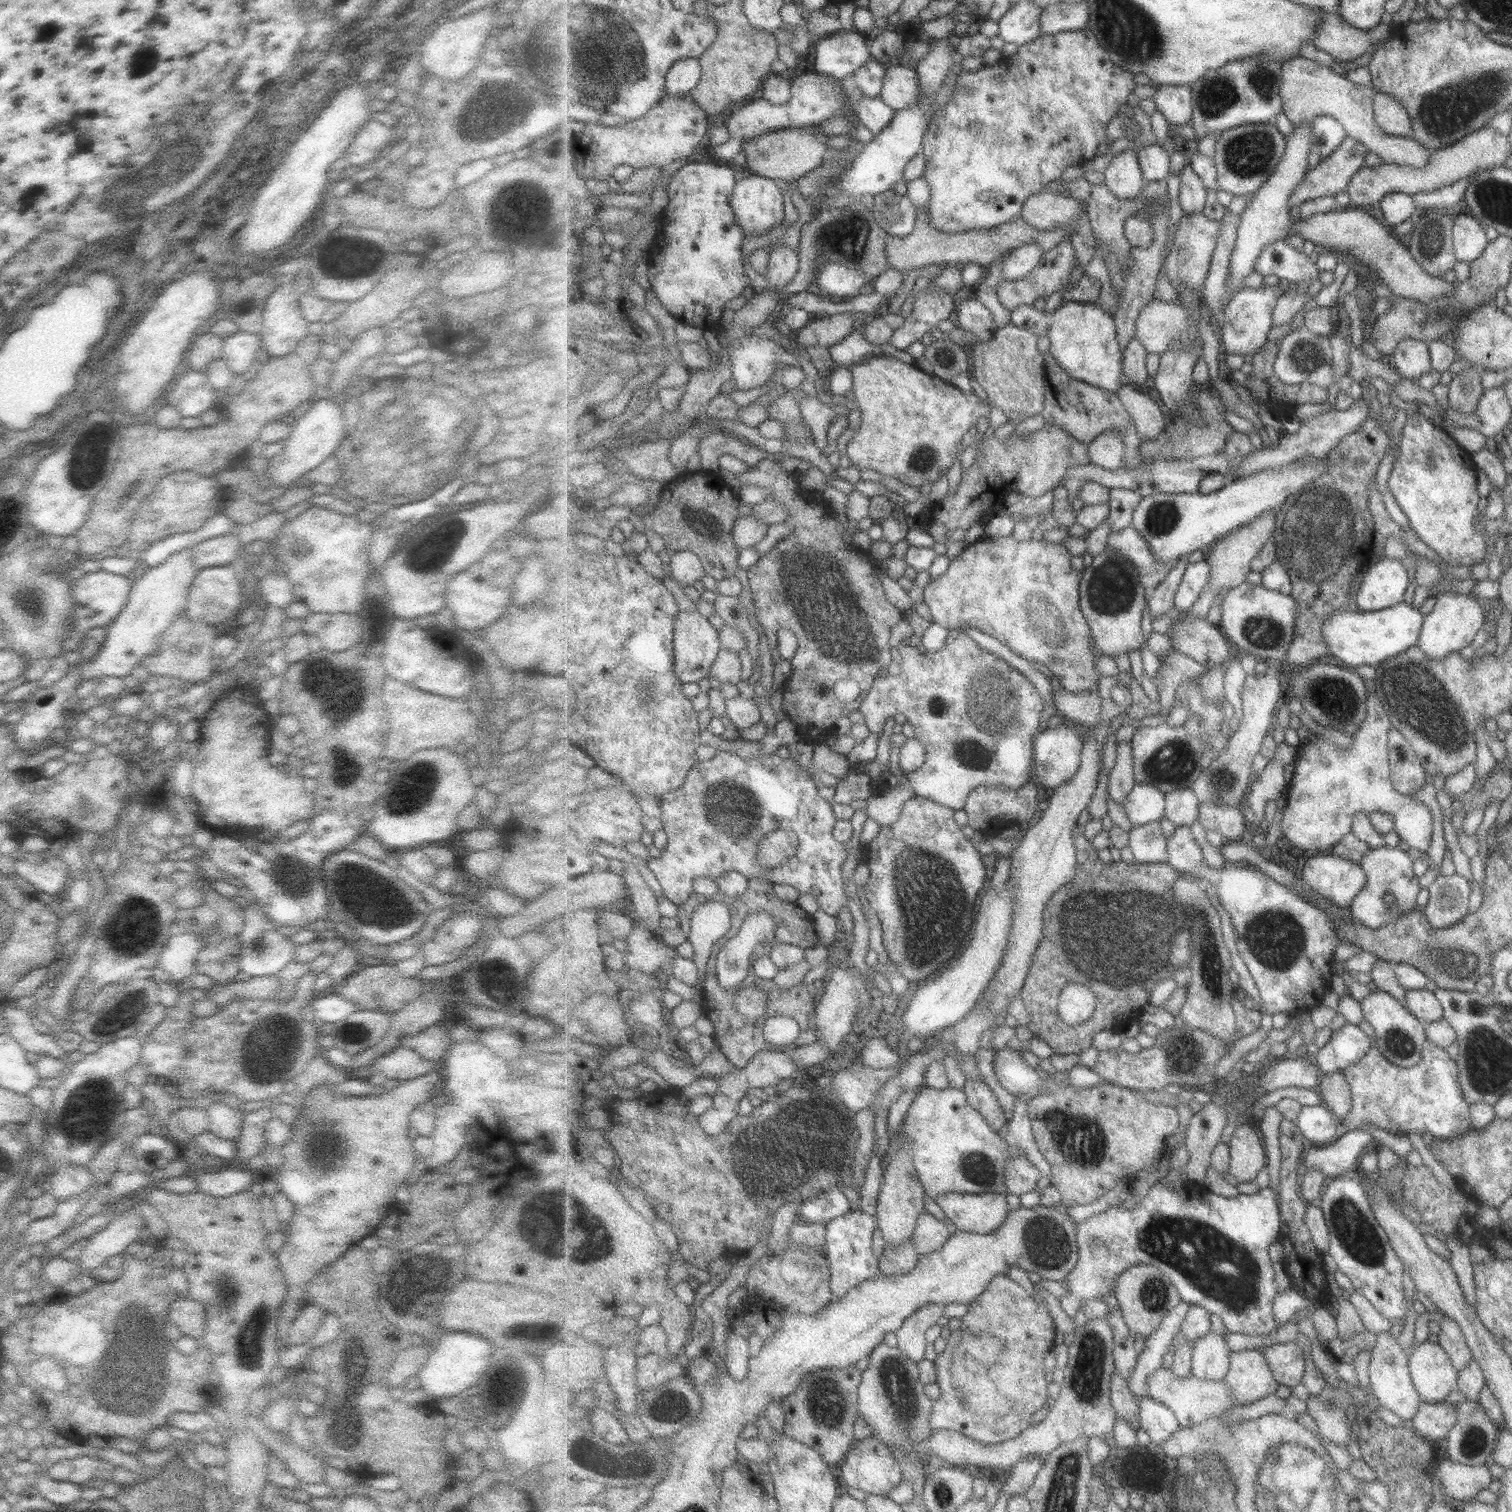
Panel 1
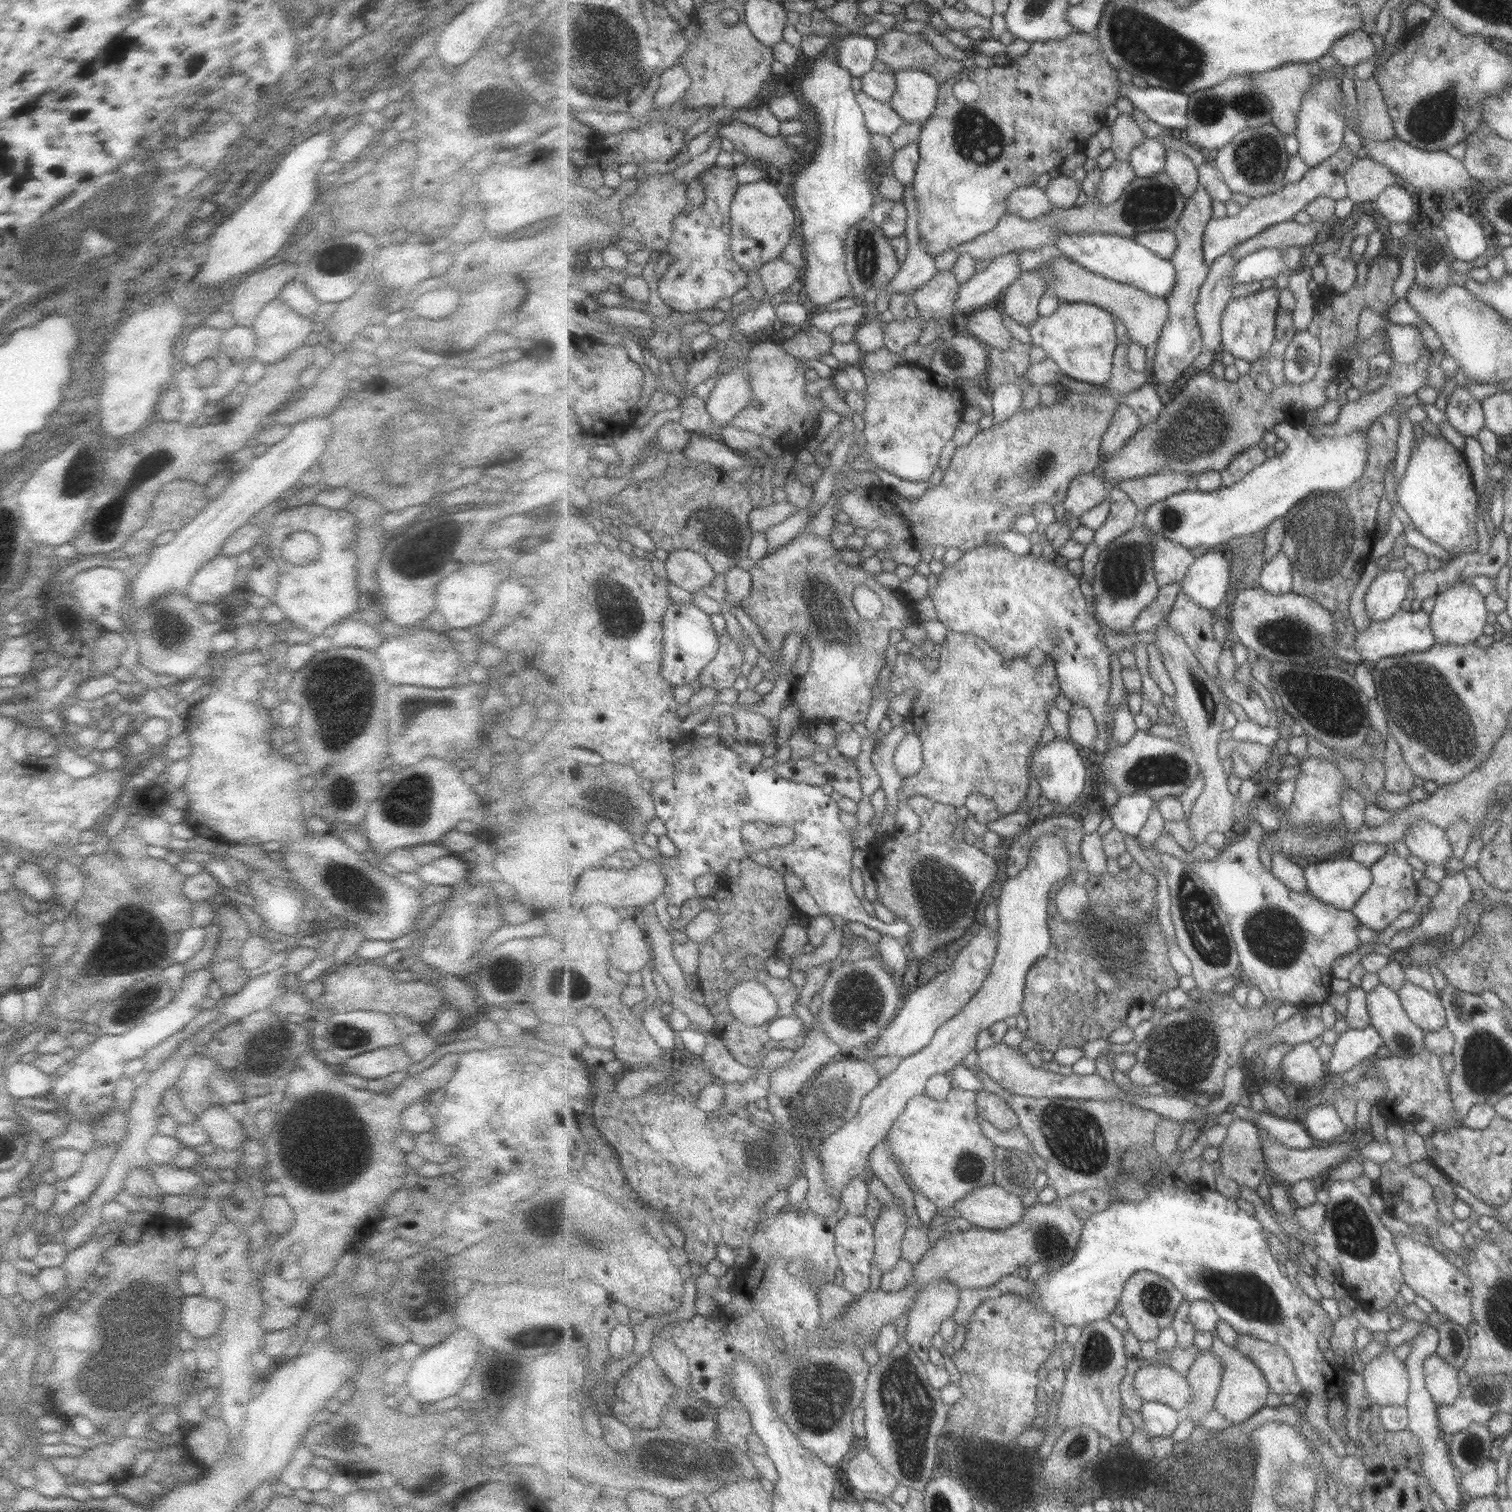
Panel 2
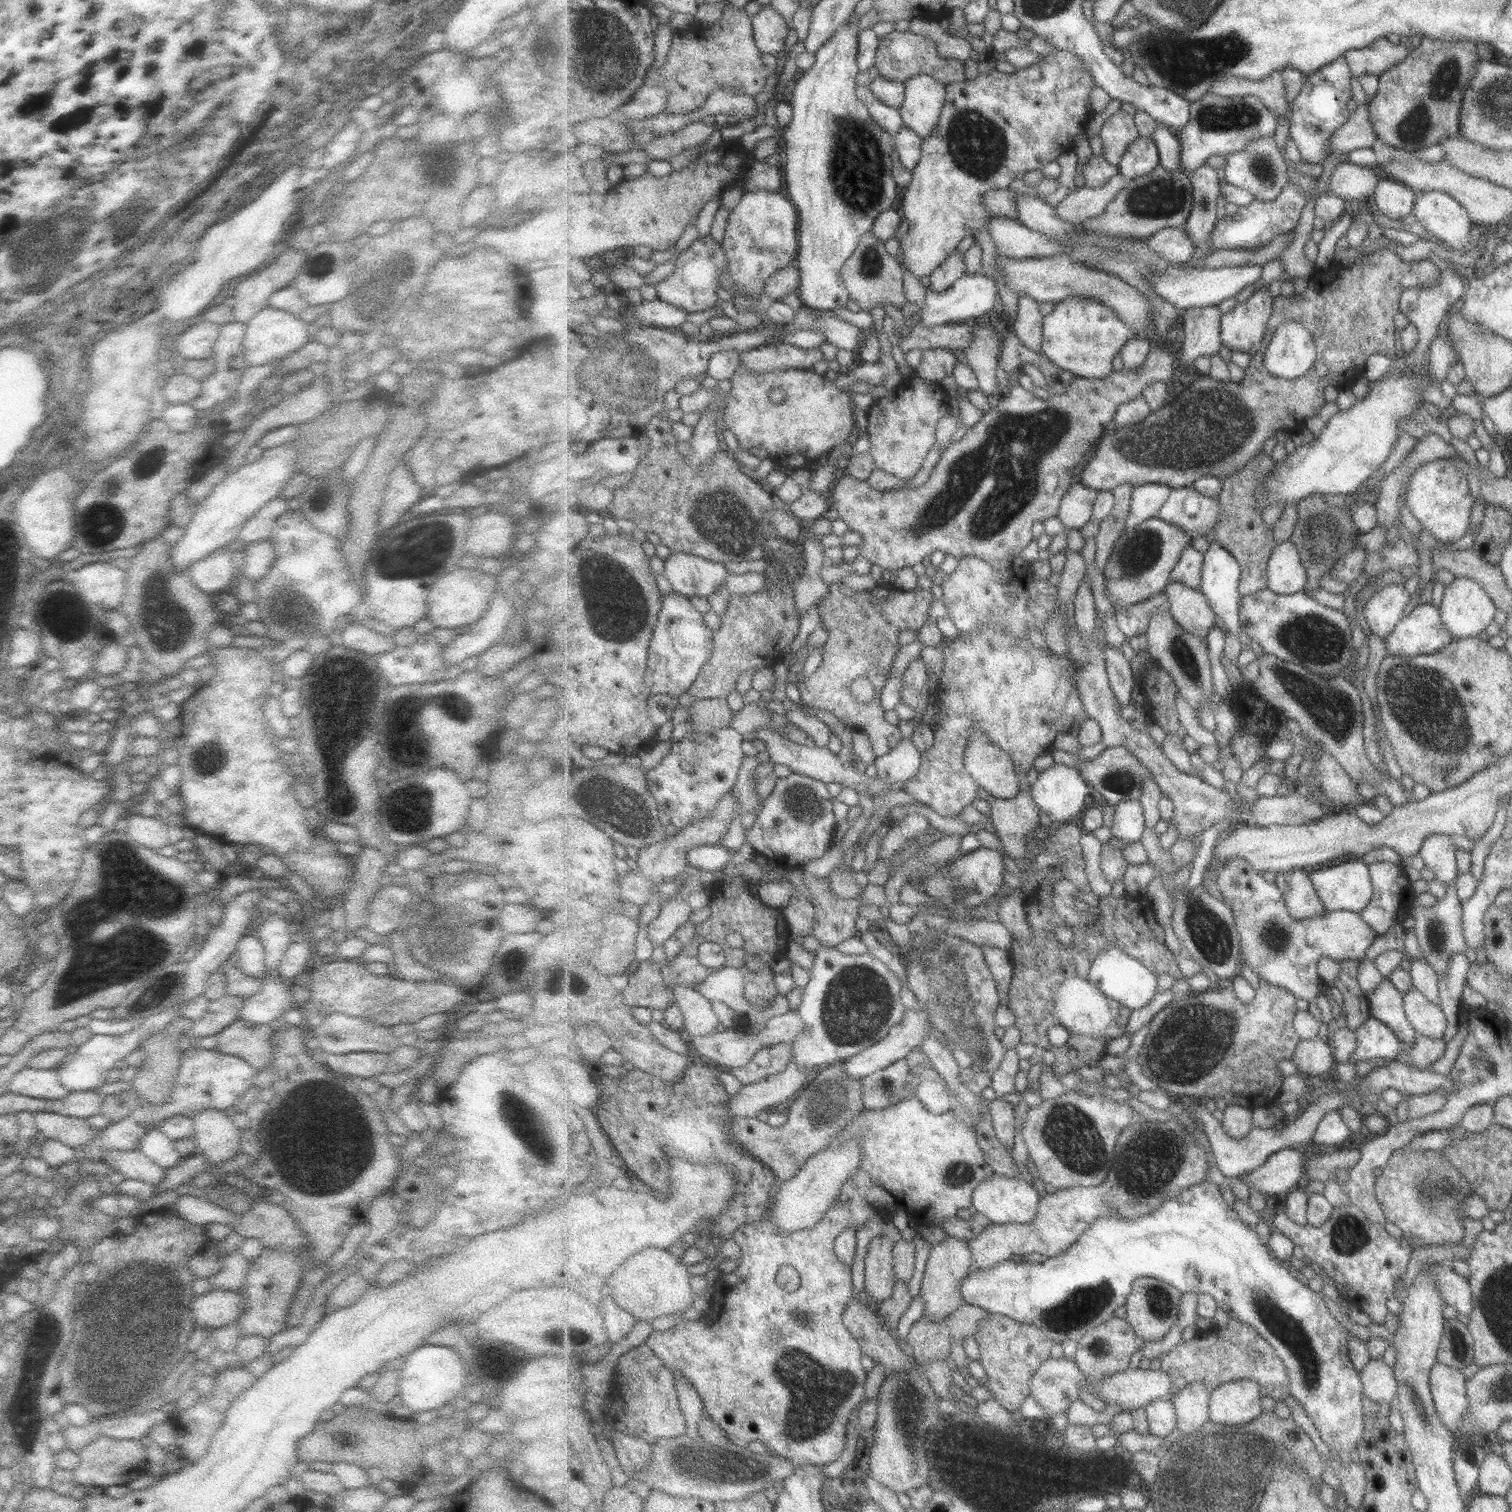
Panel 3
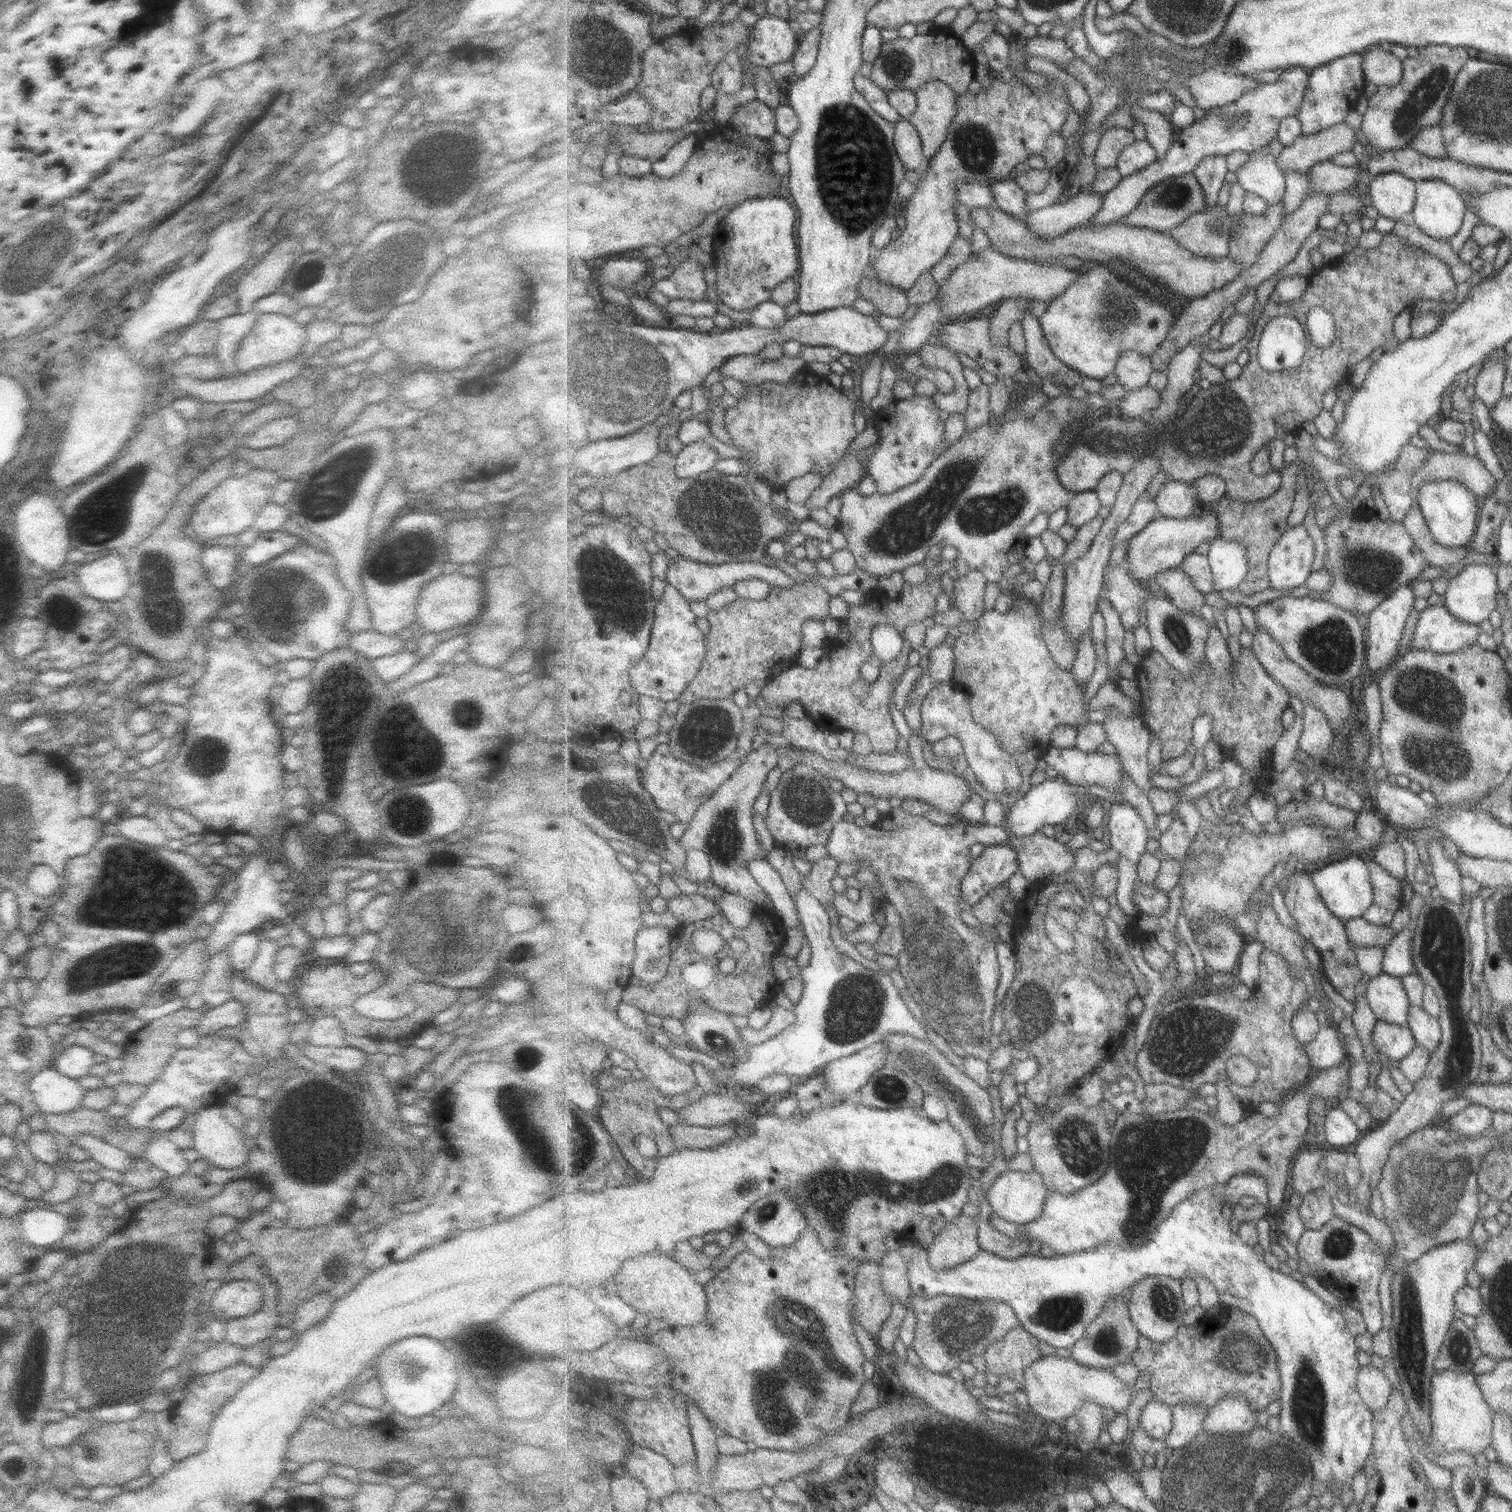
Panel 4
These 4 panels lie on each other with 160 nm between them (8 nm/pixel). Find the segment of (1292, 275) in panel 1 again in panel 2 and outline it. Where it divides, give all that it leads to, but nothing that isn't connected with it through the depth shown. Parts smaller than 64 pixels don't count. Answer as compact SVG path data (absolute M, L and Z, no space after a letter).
M1275 248L1260 249L1237 261L1232 272L1234 286L1261 282L1265 278L1274 279L1279 276L1279 272L1289 273L1285 267L1283 253Z

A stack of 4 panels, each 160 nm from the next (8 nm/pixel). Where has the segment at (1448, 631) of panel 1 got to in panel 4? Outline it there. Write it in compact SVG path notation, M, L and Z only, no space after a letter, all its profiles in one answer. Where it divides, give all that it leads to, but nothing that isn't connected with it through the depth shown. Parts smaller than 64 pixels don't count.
M1482 560L1465 565L1451 580L1444 594L1444 606L1459 620L1469 624L1479 624L1487 620L1491 610L1495 608L1497 586L1495 586L1495 568L1485 566Z

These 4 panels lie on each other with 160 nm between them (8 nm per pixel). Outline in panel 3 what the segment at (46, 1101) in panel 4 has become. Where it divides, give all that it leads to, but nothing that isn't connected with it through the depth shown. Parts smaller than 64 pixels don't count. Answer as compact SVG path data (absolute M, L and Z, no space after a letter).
M23 1068L11 1077L7 1091L44 1100L63 1099L69 1093L59 1082L57 1068L51 1070Z

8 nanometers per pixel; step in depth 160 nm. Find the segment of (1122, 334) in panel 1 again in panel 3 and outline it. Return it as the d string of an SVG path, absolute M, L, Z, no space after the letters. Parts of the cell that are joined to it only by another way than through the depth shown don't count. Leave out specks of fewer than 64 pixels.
M1162 343L1152 347L1147 360L1145 360L1143 366L1138 370L1127 370L1123 368L1119 372L1111 373L1104 379L1076 377L1064 394L1051 394L1047 400L1037 398L1032 391L1029 392L1029 390L1025 390L1025 388L1022 388L1020 385L1014 386L1013 390L1009 391L1008 395L1003 397L995 407L986 412L985 416L980 421L977 421L971 428L966 429L965 434L958 441L951 442L948 447L944 449L934 469L931 471L929 478L924 483L916 487L905 486L879 491L871 488L867 481L860 481L855 477L845 474L836 484L832 492L832 499L834 500L832 508L835 508L838 512L838 518L844 520L844 522L849 525L849 531L858 532L862 536L862 543L859 546L861 556L867 559L870 564L876 564L882 570L897 572L902 568L913 568L913 566L921 564L921 562L930 554L933 554L935 550L941 550L941 552L950 554L959 560L963 560L966 556L978 556L991 564L995 570L1003 572L1012 567L1013 562L1011 560L1013 560L1015 556L1019 556L1035 539L1032 531L1034 524L1058 516L1063 497L1075 483L1077 472L1093 453L1093 444L1097 444L1102 434L1111 427L1118 407L1121 407L1127 402L1131 402L1131 400L1134 400L1137 396L1141 396L1148 384L1157 381L1169 383L1173 372L1175 372L1175 366L1173 352L1171 352L1168 347L1165 347L1165 343Z

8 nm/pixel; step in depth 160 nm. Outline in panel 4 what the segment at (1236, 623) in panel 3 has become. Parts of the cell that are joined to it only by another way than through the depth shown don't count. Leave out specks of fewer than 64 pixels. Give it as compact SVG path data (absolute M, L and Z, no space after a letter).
M1219 536L1210 542L1207 558L1214 574L1213 592L1222 596L1226 591L1238 591L1249 570L1247 547Z

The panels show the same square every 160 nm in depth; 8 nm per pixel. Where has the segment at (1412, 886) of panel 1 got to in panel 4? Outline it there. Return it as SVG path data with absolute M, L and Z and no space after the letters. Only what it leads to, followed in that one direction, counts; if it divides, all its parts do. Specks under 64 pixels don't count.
M1369 858L1370 878L1374 886L1374 903L1362 917L1371 924L1388 926L1401 908L1401 882L1386 868Z

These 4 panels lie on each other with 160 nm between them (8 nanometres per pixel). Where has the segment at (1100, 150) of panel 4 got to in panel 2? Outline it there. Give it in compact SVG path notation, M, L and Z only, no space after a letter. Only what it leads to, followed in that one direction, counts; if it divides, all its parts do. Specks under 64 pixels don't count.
M1121 114L1115 119L1114 124L1109 128L1112 134L1109 150L1114 153L1116 160L1130 161L1131 152L1139 147L1139 144L1147 142L1142 129L1142 126L1129 114Z

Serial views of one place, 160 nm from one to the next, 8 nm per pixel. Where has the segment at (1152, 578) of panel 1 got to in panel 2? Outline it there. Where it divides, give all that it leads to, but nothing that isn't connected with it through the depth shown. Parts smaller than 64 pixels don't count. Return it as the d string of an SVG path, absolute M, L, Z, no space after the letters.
M1161 535L1154 538L1154 569L1157 584L1165 587L1169 584L1181 584L1196 561L1193 552L1185 545L1177 544Z

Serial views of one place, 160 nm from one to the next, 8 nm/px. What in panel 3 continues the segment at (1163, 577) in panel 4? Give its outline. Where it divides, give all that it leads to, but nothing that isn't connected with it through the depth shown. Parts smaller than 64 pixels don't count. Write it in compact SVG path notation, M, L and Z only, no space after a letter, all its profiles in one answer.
M1170 581L1164 592L1169 597L1169 613L1177 620L1177 624L1191 636L1206 640L1209 632L1216 627L1216 614L1209 606L1207 598L1198 589L1175 581Z

